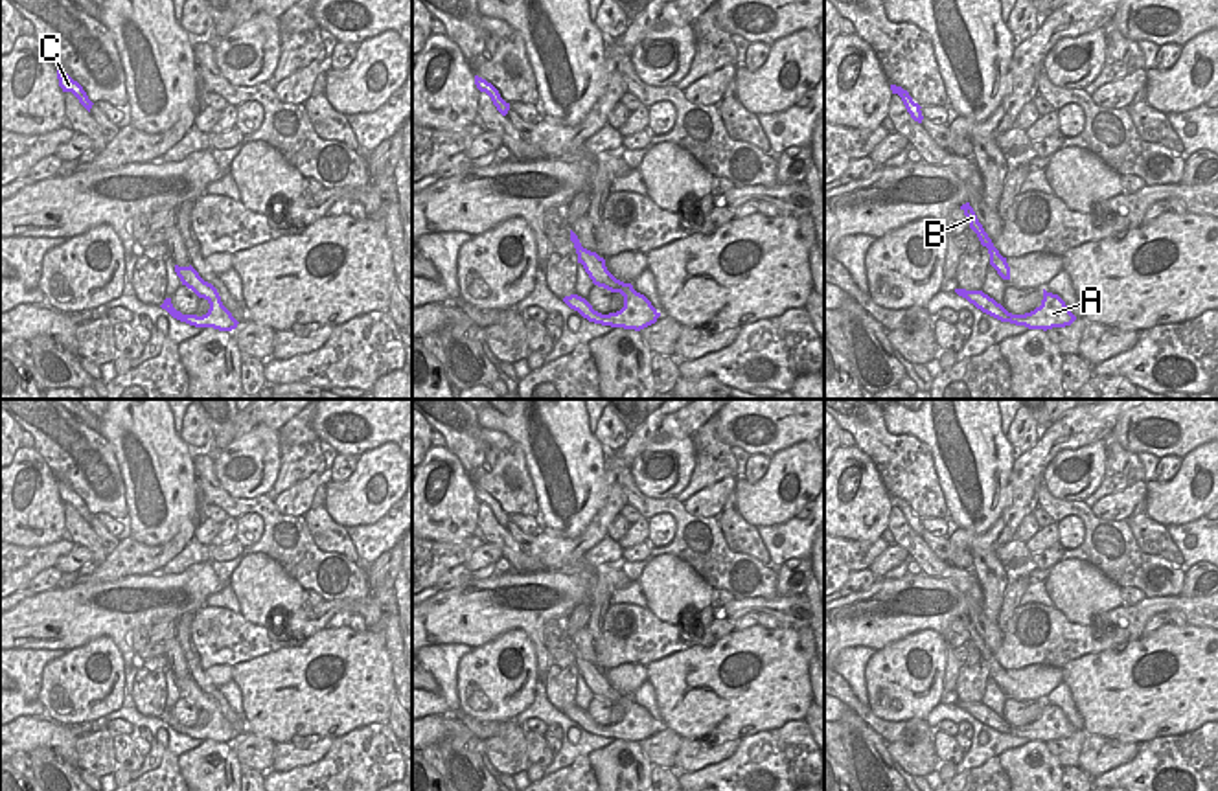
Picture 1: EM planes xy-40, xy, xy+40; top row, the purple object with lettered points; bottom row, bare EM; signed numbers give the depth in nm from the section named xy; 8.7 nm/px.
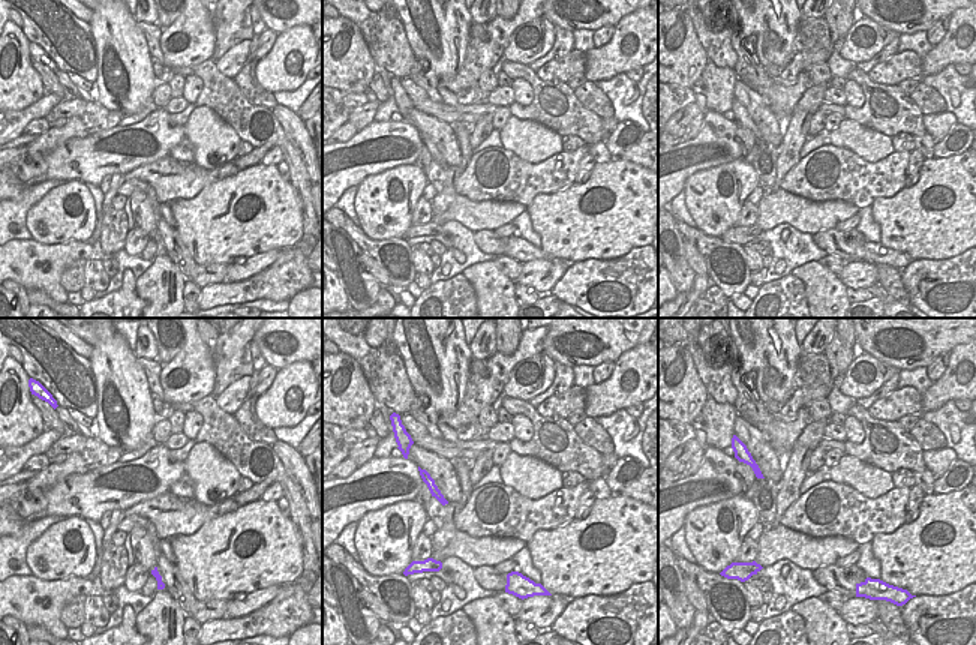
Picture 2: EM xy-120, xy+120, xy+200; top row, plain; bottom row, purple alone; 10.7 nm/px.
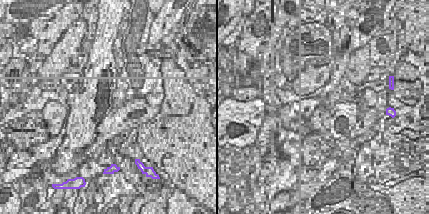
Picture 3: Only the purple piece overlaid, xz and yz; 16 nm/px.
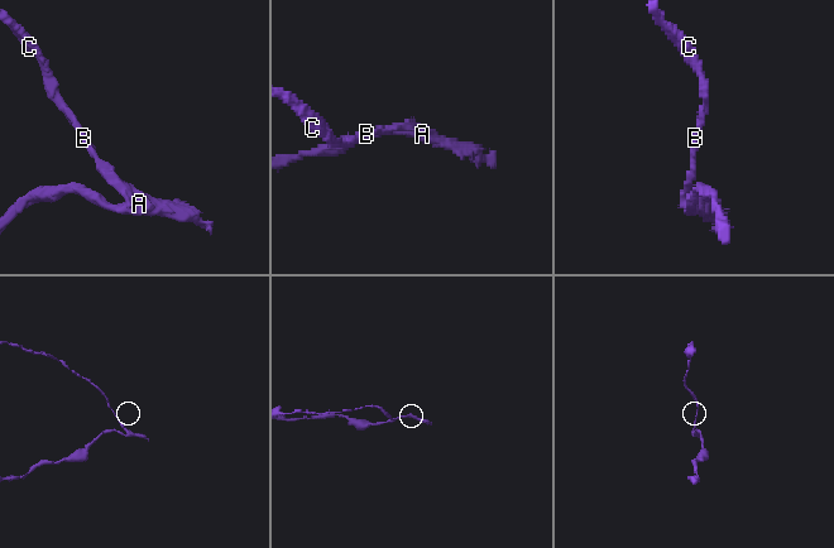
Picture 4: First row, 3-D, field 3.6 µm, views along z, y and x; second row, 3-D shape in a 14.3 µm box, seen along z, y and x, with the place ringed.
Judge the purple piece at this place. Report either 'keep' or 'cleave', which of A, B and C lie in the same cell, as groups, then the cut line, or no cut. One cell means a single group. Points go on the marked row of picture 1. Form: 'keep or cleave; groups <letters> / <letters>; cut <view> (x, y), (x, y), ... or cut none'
keep; groups A B C; cut none

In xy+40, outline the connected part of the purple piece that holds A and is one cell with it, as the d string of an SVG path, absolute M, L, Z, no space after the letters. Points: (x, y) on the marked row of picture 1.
M955 289L955 292L966 298L970 304L973 304L982 313L1001 322L1025 326L1028 329L1047 331L1052 327L1071 326L1076 320L1076 316L1069 311L1065 302L1058 294L1047 292L1045 289L1043 289L1041 305L1025 315L1008 313L1001 304L997 304L994 298L990 298L982 291Z

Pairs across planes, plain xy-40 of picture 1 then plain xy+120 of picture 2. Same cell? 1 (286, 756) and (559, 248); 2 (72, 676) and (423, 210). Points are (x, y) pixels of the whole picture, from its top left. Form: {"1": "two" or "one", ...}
{"1": "two", "2": "two"}

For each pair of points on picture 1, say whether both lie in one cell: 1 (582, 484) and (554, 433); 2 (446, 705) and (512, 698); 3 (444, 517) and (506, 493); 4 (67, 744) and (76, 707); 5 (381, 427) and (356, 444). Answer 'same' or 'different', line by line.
1: same
2: different
3: different
4: different
5: same

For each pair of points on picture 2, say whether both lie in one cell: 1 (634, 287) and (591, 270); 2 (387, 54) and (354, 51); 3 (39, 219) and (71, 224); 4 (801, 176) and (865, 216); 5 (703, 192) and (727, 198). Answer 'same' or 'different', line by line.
1: same
2: different
3: same
4: different
5: same

